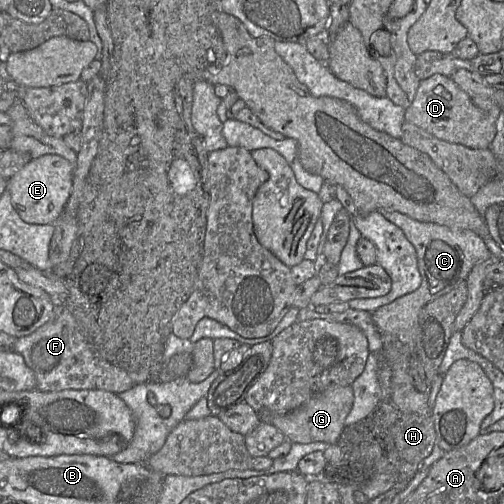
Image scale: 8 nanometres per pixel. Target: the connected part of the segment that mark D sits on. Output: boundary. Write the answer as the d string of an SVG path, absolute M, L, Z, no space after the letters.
M434 74L420 81L412 104L405 109L405 121L438 139L472 149L486 149L496 134L496 123L475 106L472 98L450 77Z

